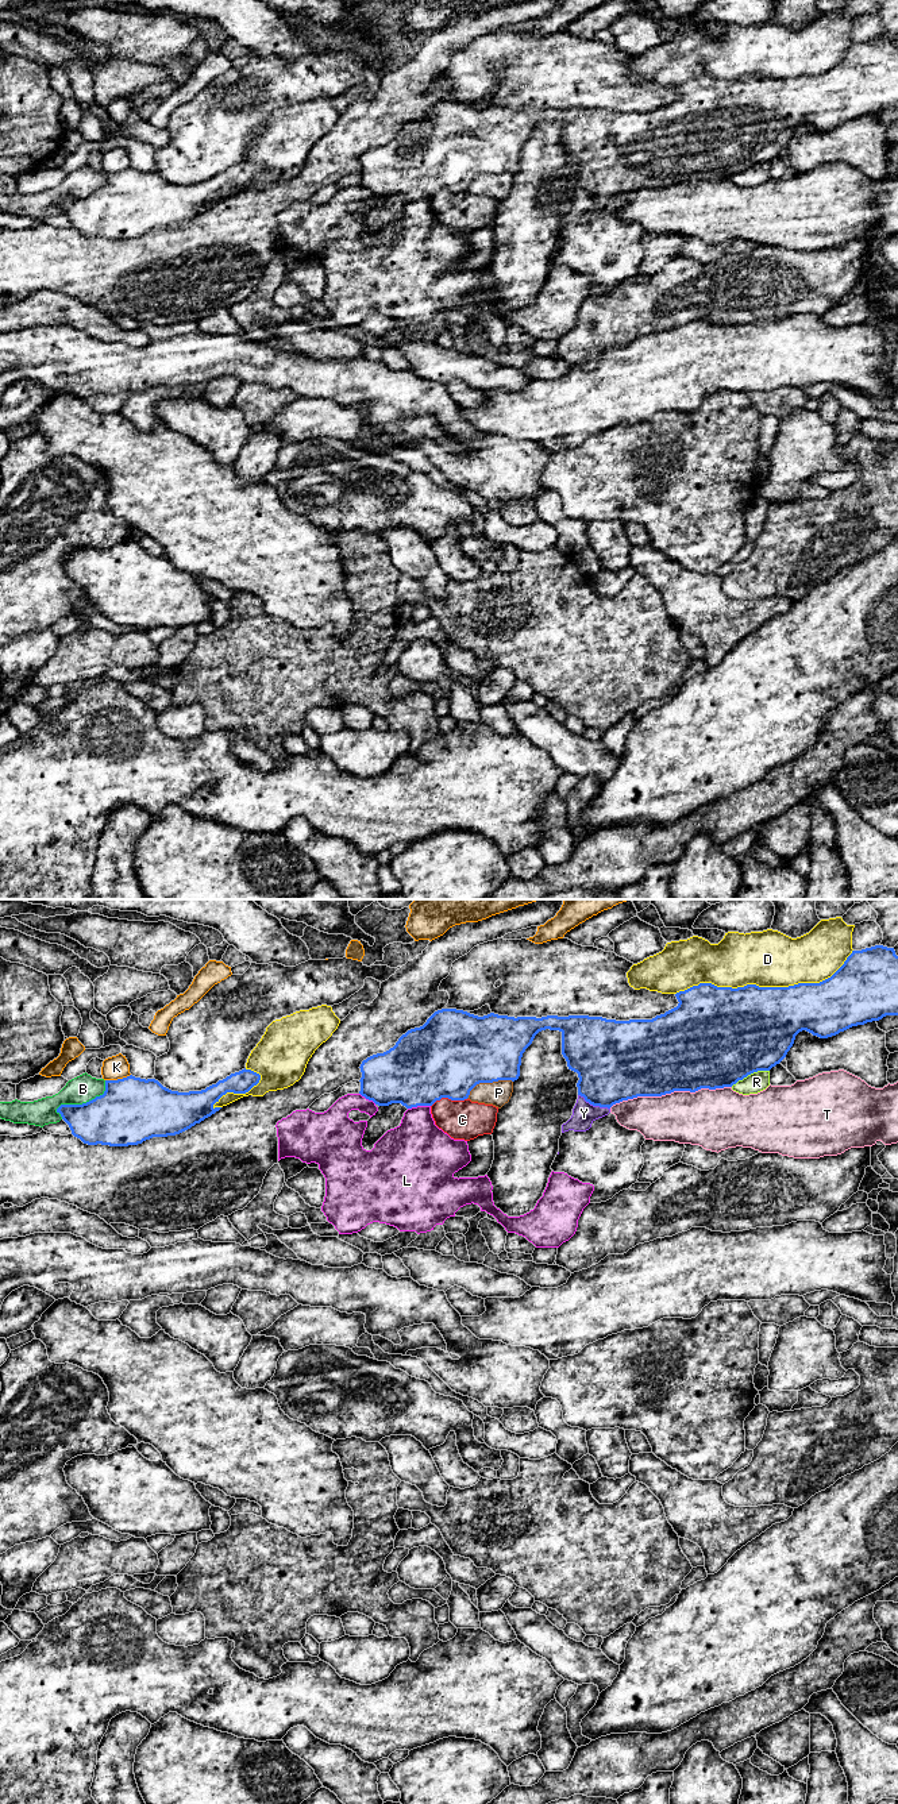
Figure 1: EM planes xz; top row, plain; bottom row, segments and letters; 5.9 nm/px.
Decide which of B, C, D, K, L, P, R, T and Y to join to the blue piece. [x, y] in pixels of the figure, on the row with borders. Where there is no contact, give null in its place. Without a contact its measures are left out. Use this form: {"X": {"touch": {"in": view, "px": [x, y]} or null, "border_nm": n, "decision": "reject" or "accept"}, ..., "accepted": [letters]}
{"B": {"touch": {"in": "xz", "px": [84, 1103]}, "border_nm": 360, "decision": "reject"}, "C": {"touch": {"in": "xz", "px": [448, 1098]}, "border_nm": 220, "decision": "reject"}, "D": {"touch": {"in": "xz", "px": [766, 987]}, "border_nm": 1100, "decision": "reject"}, "K": {"touch": {"in": "xz", "px": [118, 1079]}, "border_nm": 160, "decision": "reject"}, "L": {"touch": {"in": "xz", "px": [419, 1105]}, "border_nm": 140, "decision": "reject"}, "P": {"touch": {"in": "xz", "px": [488, 1082]}, "border_nm": 300, "decision": "reject"}, "R": {"touch": {"in": "xz", "px": [750, 1074]}, "border_nm": 260, "decision": "reject"}, "T": {"touch": {"in": "xz", "px": [670, 1093]}, "border_nm": 750, "decision": "reject"}, "Y": {"touch": {"in": "xz", "px": [594, 1105]}, "border_nm": 220, "decision": "accept"}, "accepted": ["Y"]}

